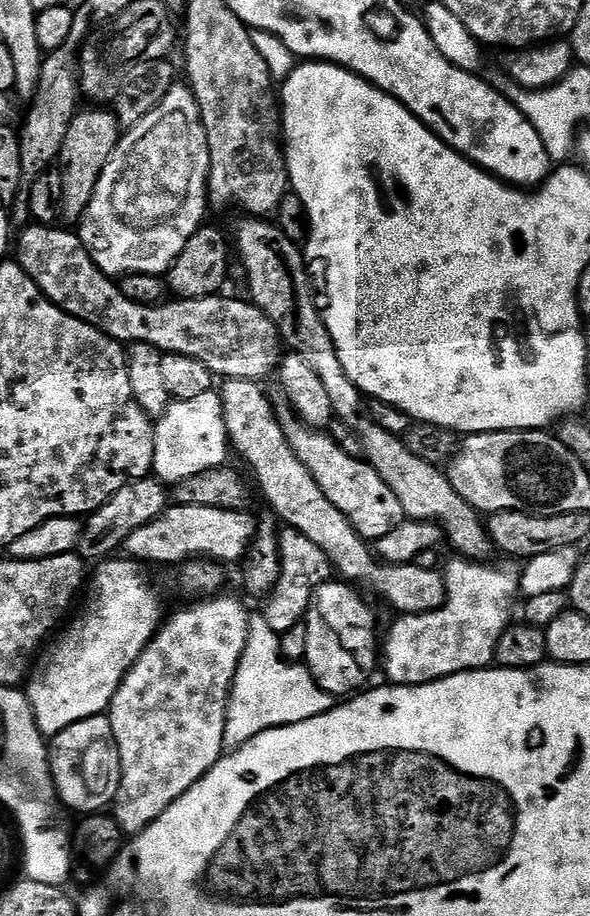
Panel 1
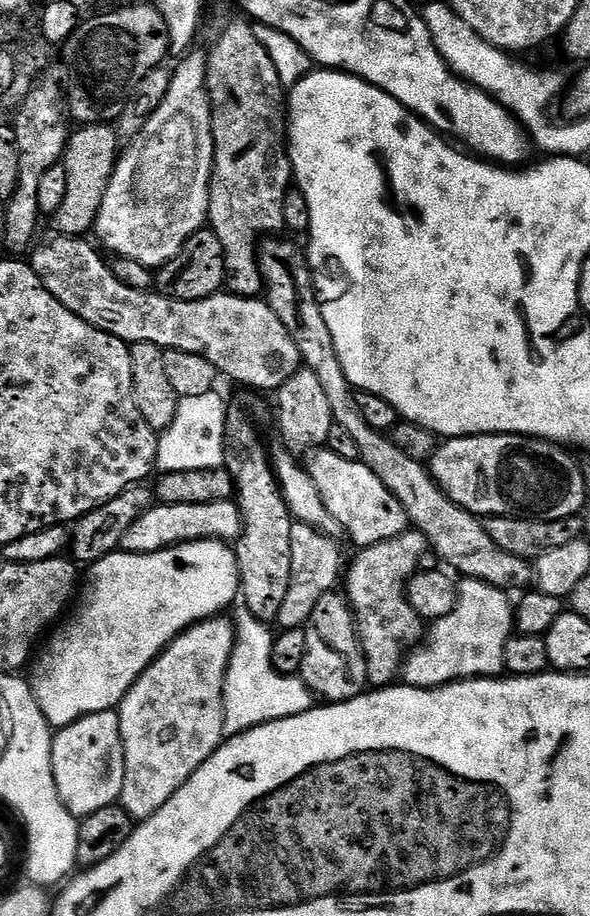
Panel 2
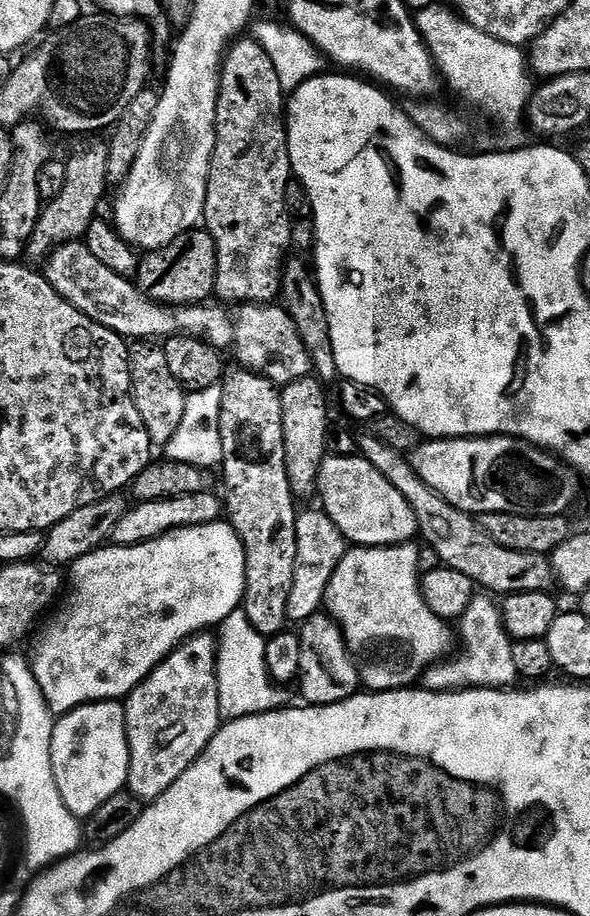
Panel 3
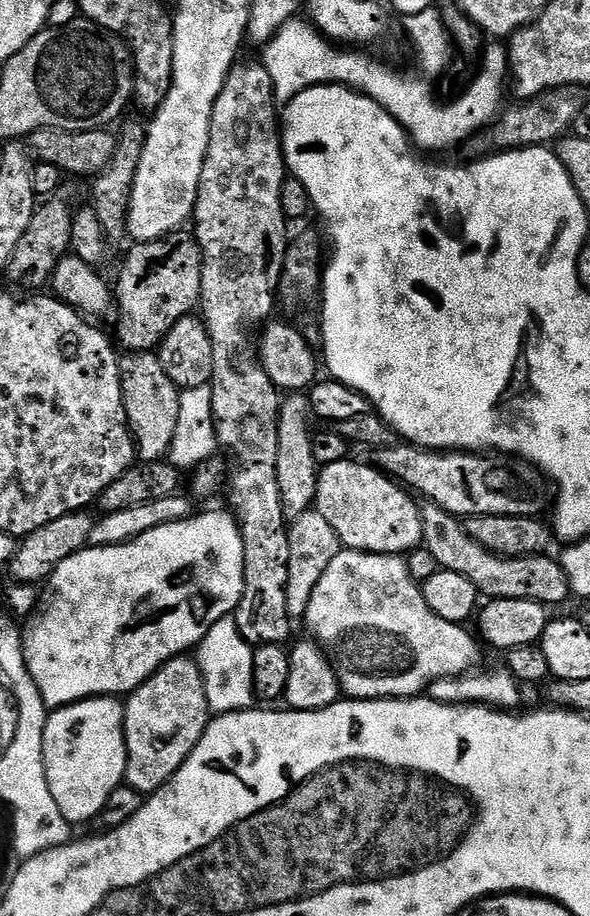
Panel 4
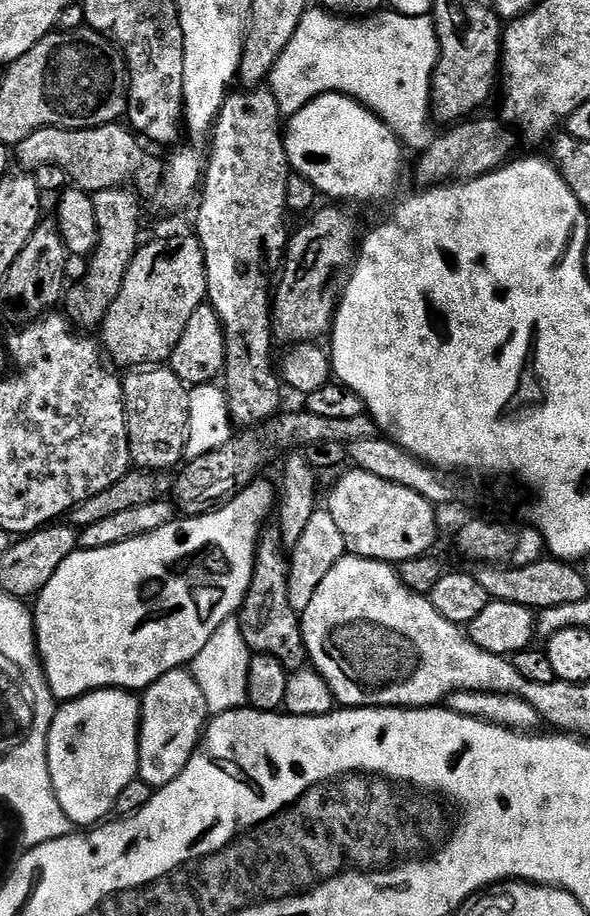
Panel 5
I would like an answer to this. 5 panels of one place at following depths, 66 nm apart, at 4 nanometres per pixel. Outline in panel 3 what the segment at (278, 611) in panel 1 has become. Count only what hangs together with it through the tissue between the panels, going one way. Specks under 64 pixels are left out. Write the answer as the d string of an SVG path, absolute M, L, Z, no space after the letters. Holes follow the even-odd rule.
M323 510L301 511L296 518L296 569L292 579L292 593L288 599L288 619L307 622L317 615L325 603L324 592L338 562L346 551L344 535L334 526L334 522Z

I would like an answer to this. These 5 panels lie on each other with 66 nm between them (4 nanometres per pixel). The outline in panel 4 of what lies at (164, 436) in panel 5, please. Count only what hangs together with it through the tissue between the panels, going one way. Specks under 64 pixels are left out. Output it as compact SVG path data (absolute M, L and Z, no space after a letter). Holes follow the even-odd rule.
M141 352L131 357L132 365L127 365L124 378L124 405L128 407L130 427L134 433L134 439L138 445L138 456L141 461L164 460L174 442L174 434L178 430L178 418L180 417L181 389L176 386L168 376L159 355L152 352Z

